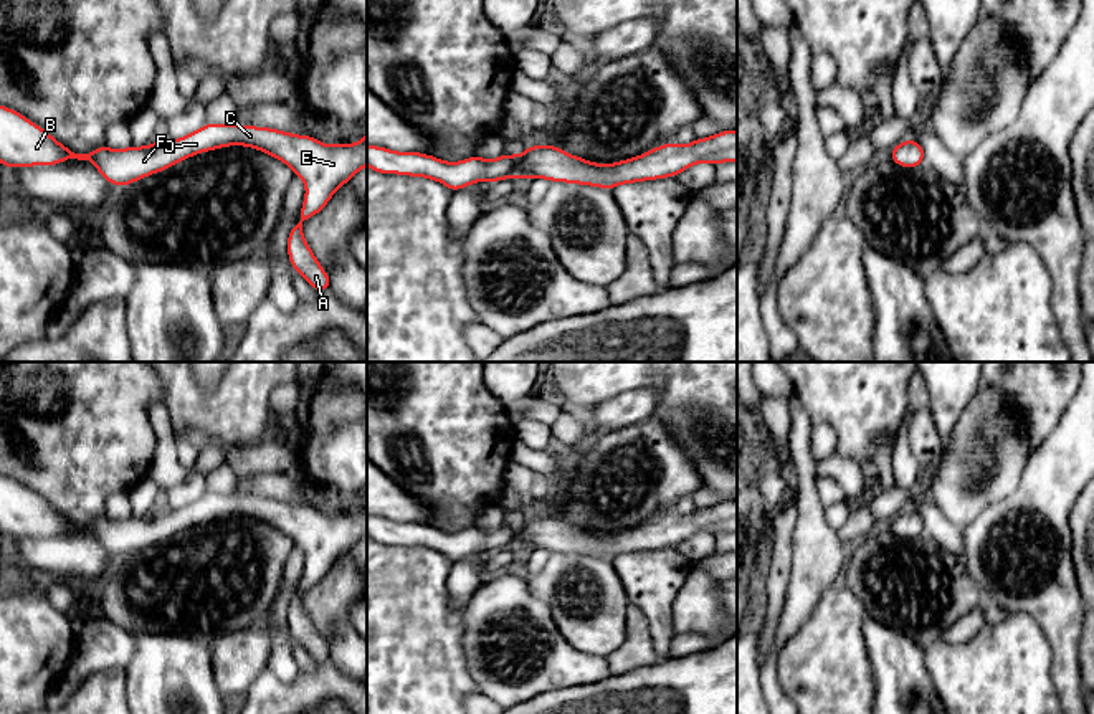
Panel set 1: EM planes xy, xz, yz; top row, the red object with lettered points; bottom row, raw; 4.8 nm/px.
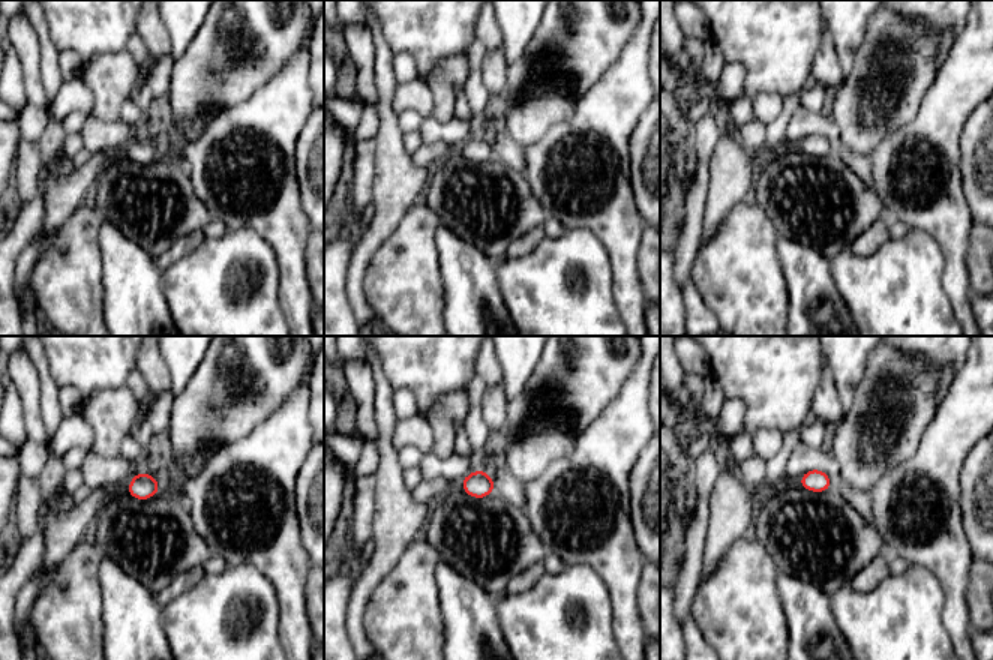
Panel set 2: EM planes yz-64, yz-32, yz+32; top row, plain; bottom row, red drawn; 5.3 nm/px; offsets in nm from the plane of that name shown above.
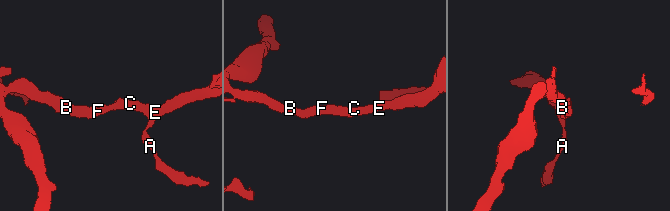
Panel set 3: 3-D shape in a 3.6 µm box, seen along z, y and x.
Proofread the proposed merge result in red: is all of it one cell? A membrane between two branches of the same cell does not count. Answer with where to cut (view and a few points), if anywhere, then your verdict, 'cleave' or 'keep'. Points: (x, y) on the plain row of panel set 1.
no cut; keep

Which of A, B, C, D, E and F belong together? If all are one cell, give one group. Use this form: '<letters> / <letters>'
A B C D E F

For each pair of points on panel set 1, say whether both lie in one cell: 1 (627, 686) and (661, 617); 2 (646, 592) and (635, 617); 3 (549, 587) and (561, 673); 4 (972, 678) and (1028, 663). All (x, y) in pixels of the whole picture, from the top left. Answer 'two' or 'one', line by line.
1: two
2: two
3: two
4: one

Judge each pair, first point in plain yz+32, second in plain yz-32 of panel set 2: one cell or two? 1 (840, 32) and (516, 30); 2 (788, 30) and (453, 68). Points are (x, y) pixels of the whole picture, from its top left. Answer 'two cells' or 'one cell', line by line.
1: one cell
2: two cells

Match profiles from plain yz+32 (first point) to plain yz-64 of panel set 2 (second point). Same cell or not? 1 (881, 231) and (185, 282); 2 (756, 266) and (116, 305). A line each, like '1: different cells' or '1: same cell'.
1: different cells
2: different cells

